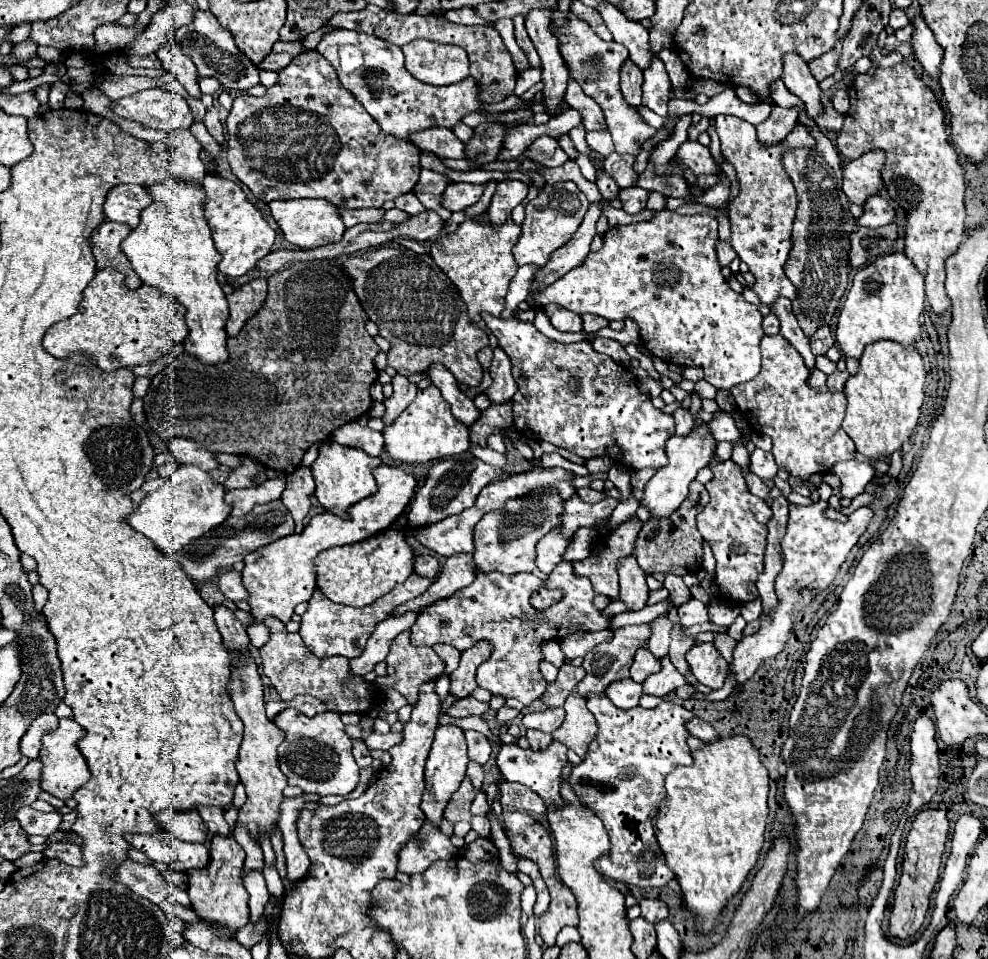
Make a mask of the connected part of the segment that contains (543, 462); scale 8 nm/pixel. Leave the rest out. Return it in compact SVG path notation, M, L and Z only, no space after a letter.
M544 453L544 455L540 457L540 463L538 463L538 465L540 465L540 467L562 467L562 469L572 471L572 473L574 473L574 469L576 469L576 463L564 459L564 457L558 455L558 453Z

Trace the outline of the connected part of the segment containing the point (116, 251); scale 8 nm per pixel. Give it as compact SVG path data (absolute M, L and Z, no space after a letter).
M104 221L102 225L98 225L92 235L90 235L90 249L92 255L96 259L98 269L116 269L120 271L126 279L124 285L128 289L138 289L142 285L142 281L136 277L130 261L124 257L120 243L128 237L132 229L128 229L128 225L120 225L120 223L112 223L112 221Z

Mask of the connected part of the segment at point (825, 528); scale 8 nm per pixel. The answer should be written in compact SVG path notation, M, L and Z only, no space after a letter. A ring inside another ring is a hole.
M820 483L816 487L820 499L808 507L804 505L790 505L790 515L788 515L788 531L782 539L782 571L776 575L774 589L778 595L778 605L772 607L768 613L760 613L760 629L744 637L736 649L734 649L734 661L732 669L736 673L738 683L748 681L756 669L768 661L776 659L782 649L786 647L790 635L792 635L792 625L794 619L800 613L800 607L810 605L818 593L828 589L832 585L836 573L840 571L842 563L846 561L850 549L858 543L858 537L866 531L870 519L872 519L872 509L870 507L860 507L850 515L848 523L838 523L830 521L822 515L822 511L828 505L828 497L832 495L832 487L828 483ZM818 587L818 589L816 589ZM814 589L814 591L812 591Z

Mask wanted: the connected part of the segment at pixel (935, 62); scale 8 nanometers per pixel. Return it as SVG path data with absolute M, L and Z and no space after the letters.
M920 11L914 13L912 19L912 51L914 57L920 61L924 71L934 79L940 81L940 63L944 57L944 49L938 45L932 29L926 25L924 17Z

